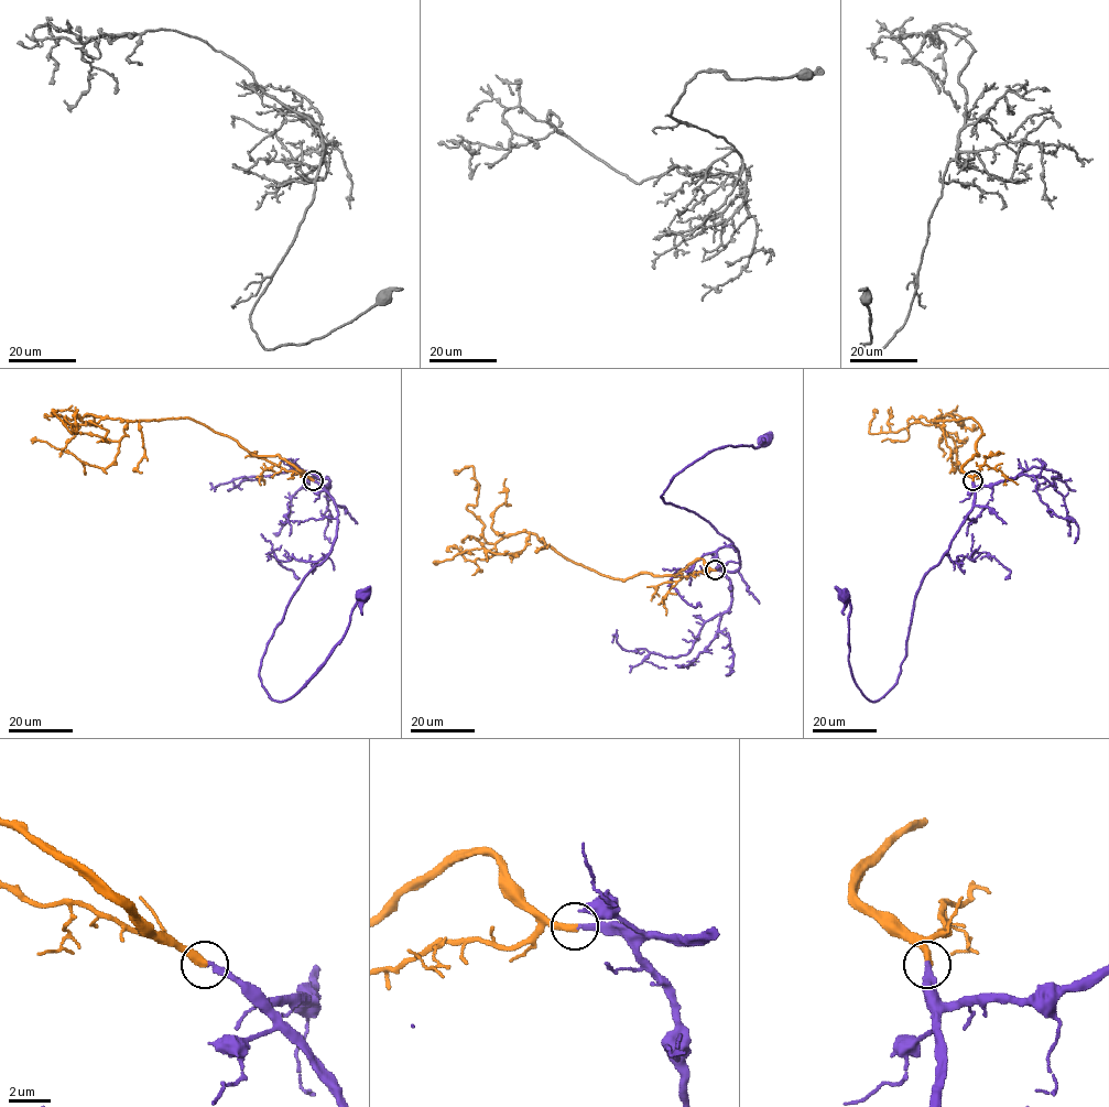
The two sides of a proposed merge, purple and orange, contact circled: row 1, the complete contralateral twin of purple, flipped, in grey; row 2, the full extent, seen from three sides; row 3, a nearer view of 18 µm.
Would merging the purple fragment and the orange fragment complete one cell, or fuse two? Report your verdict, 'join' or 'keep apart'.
join

